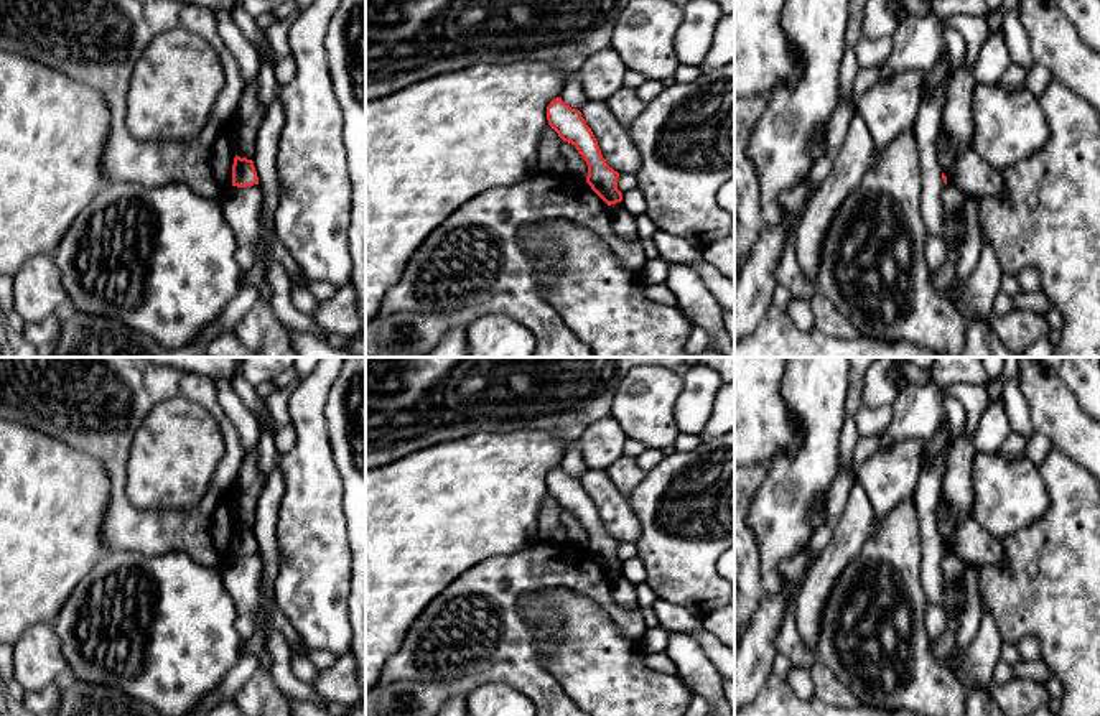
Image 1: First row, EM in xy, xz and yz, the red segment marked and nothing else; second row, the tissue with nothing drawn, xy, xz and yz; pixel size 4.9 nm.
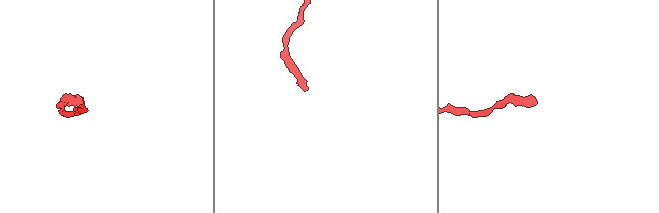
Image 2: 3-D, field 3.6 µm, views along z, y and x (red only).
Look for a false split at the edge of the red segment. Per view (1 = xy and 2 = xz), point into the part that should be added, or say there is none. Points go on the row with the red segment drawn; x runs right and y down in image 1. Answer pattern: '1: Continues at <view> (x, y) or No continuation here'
1: No continuation here
2: No continuation here

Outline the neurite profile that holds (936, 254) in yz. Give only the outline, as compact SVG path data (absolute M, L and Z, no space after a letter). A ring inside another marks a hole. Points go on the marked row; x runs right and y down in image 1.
M927 234L924 244L924 258L927 262L929 272L937 273L944 267L947 257L947 242L944 237Z

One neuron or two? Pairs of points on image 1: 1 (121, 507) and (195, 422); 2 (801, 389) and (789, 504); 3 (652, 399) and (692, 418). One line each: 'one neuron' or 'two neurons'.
1: two neurons
2: one neuron
3: two neurons

